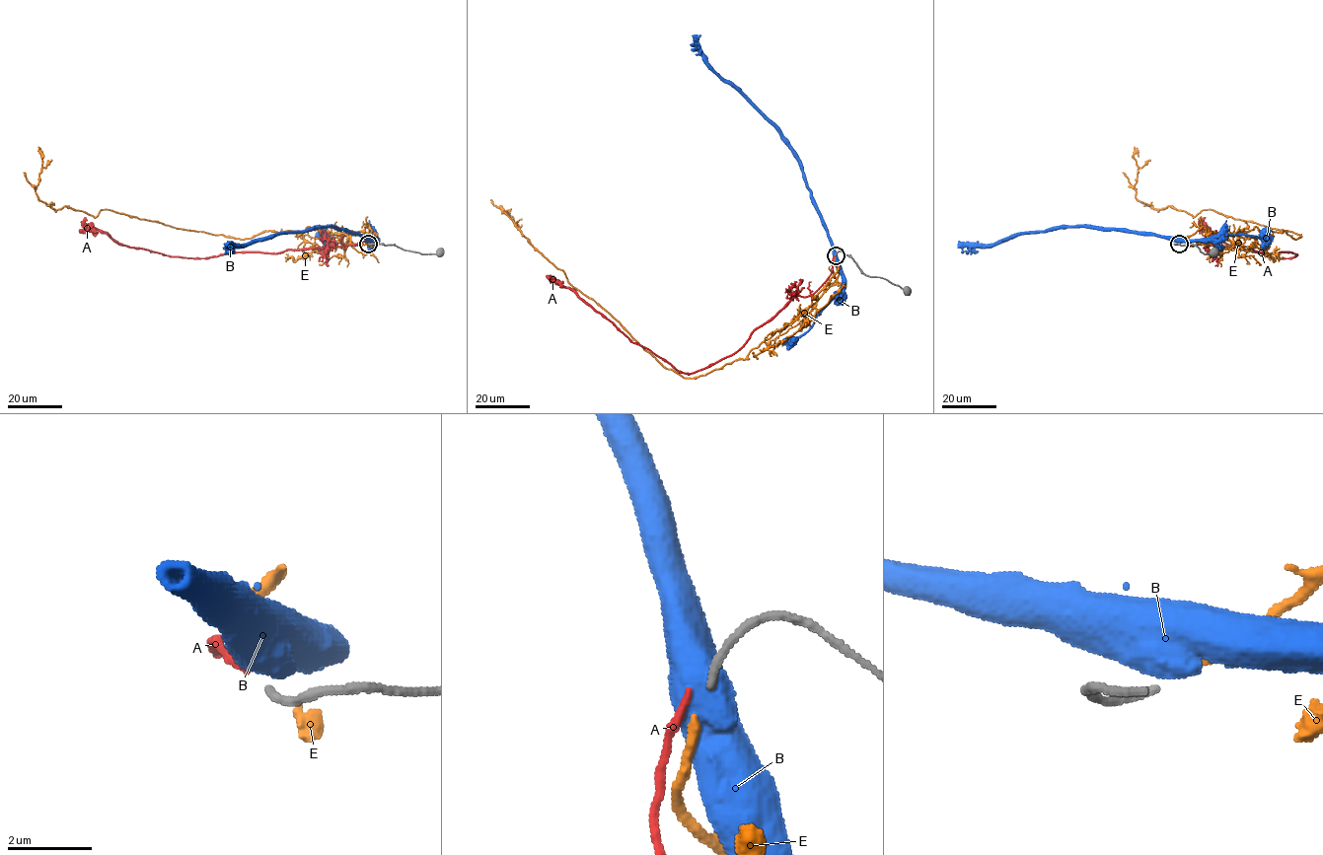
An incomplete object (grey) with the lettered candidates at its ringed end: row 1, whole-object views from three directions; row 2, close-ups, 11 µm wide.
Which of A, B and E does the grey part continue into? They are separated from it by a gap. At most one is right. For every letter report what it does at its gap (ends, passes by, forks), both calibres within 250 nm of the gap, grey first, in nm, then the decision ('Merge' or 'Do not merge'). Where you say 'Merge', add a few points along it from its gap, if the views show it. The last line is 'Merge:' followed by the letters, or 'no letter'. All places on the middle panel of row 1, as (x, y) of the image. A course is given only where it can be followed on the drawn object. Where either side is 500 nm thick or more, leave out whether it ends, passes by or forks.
A: It ends there. Thickness 190 nm (grey) against 170 nm. Do not merge
B: Thickness 190 nm (grey) against 800 nm. Do not merge
E: It ends there. Thickness 190 nm (grey) against 220 nm. Do not merge
Merge: no letter

